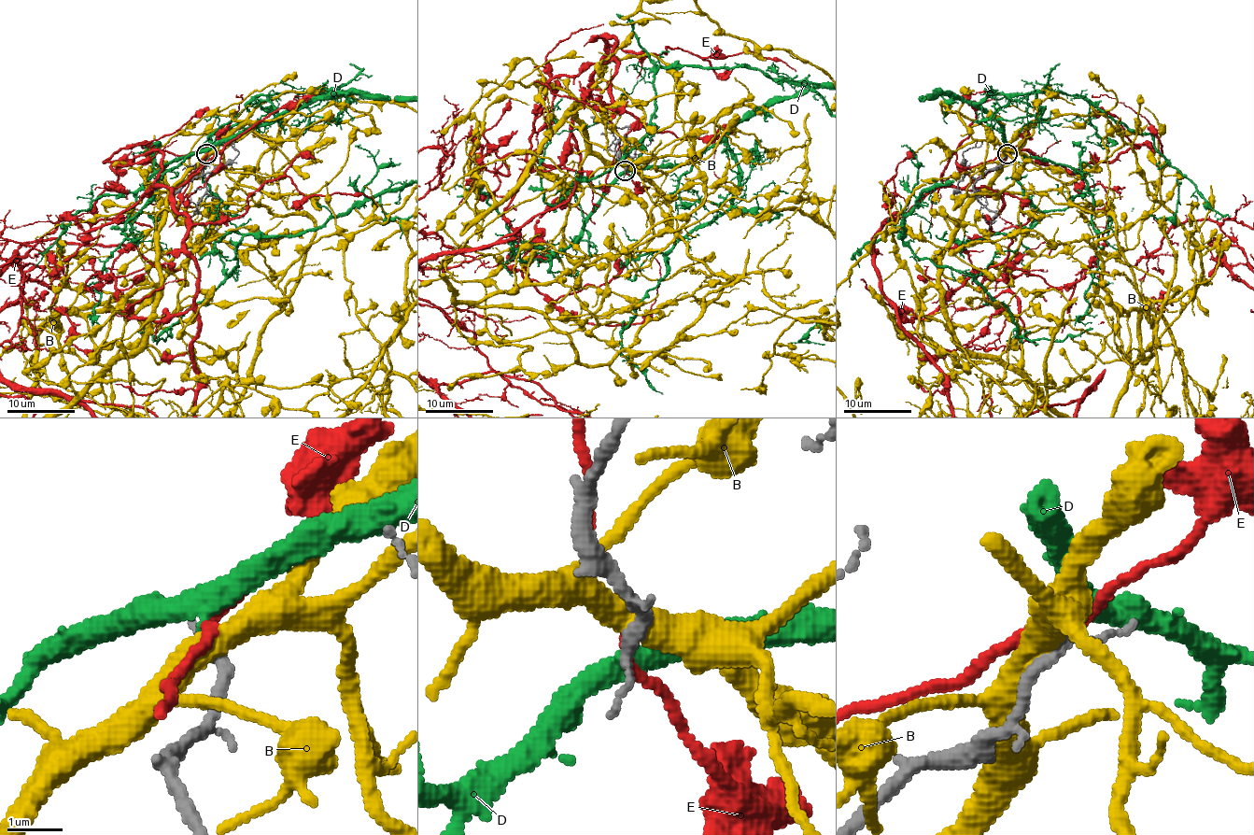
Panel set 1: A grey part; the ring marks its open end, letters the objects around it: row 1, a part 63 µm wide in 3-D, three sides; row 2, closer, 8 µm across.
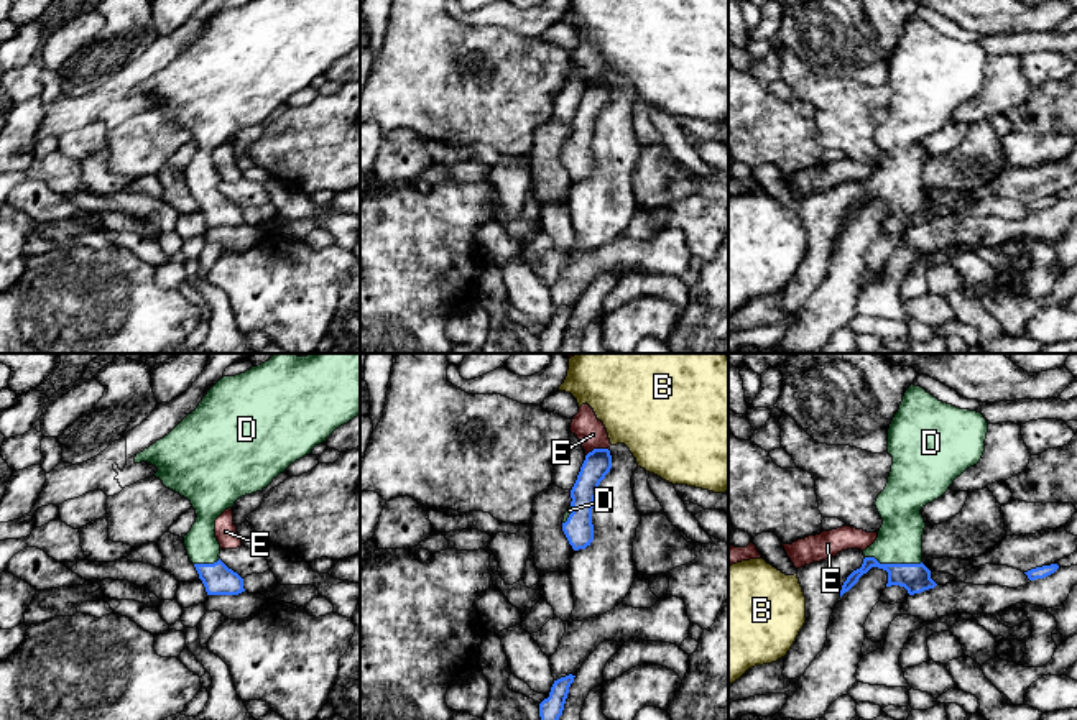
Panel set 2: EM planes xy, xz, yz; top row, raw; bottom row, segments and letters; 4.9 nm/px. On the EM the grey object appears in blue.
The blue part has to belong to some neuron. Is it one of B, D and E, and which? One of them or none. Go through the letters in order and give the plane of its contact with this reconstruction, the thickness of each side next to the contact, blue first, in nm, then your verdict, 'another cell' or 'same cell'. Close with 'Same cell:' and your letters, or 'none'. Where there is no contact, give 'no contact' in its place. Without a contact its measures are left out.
B: no contact; another cell
D: meets blue in yz; 140 nm thick on the blue side, 220 nm on the other; same cell
E: meets blue in xz; 140 nm thick on the blue side, 140 nm on the other; another cell
Same cell: D

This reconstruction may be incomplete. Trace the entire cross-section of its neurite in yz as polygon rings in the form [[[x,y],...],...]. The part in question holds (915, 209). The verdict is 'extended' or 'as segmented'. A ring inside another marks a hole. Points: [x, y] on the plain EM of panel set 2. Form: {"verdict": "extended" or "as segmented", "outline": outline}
{"verdict": "extended", "outline": [[[911,16],[888,61],[888,85],[893,89],[885,122],[875,138],[883,151],[876,173],[863,182],[863,196],[842,217],[840,228],[871,199],[888,204],[888,215],[899,217],[909,227],[934,220],[931,202],[922,196],[924,150],[921,141],[941,130],[957,108],[977,97],[985,84],[988,54],[982,44],[942,35],[921,18]]]}

